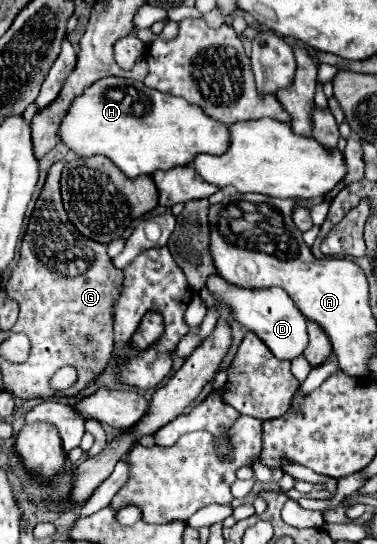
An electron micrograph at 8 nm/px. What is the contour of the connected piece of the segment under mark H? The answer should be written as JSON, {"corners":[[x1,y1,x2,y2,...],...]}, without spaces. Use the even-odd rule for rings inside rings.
{"corners":[[108,76,94,82,62,120,60,138,78,156,108,156,128,178,190,166,198,154,220,156,230,146,228,128,184,98,146,88,138,80]]}

